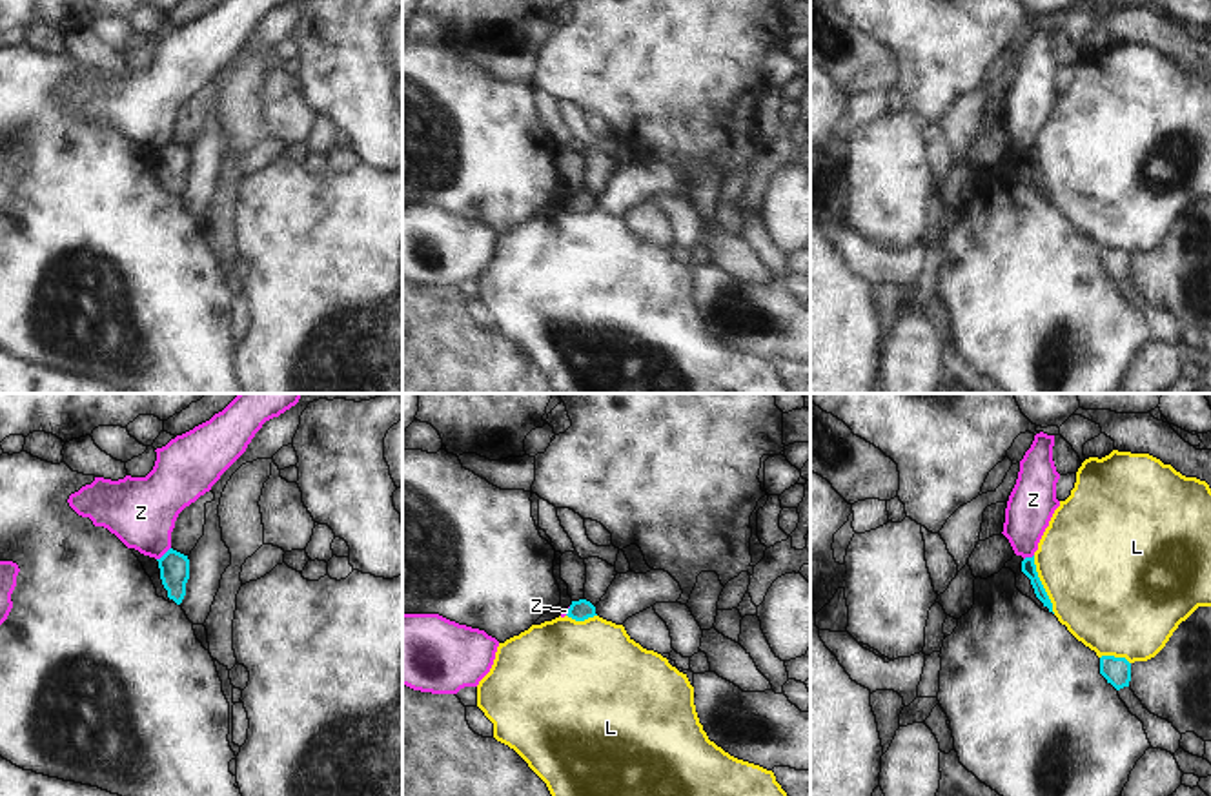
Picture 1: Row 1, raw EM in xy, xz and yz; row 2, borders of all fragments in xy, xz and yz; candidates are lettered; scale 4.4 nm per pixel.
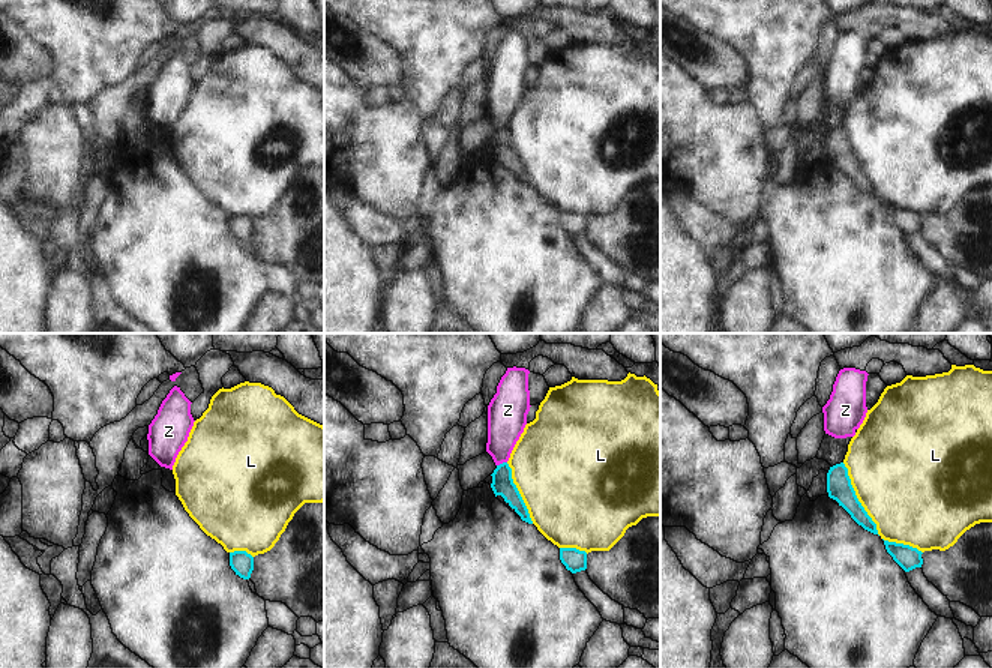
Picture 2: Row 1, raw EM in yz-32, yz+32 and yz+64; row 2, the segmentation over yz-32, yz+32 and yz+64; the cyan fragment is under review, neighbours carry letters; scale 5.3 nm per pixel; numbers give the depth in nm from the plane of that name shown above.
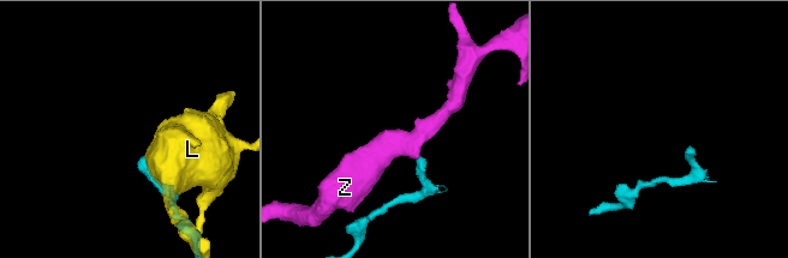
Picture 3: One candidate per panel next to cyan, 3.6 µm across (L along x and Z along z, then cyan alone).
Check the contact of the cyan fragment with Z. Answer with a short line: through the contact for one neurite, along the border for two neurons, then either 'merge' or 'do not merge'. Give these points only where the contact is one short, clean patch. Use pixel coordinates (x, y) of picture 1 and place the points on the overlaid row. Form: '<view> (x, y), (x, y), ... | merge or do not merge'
xy (170, 547), (157, 560) | do not merge

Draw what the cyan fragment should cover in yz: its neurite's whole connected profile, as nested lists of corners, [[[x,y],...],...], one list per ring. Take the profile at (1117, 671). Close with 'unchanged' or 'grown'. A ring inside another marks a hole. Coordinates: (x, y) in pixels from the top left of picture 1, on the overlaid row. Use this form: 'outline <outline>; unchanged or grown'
outline [[[1102,656],[1100,674],[1107,679],[1107,683],[1120,690],[1124,687],[1129,687],[1131,663],[1125,658]]]; unchanged

